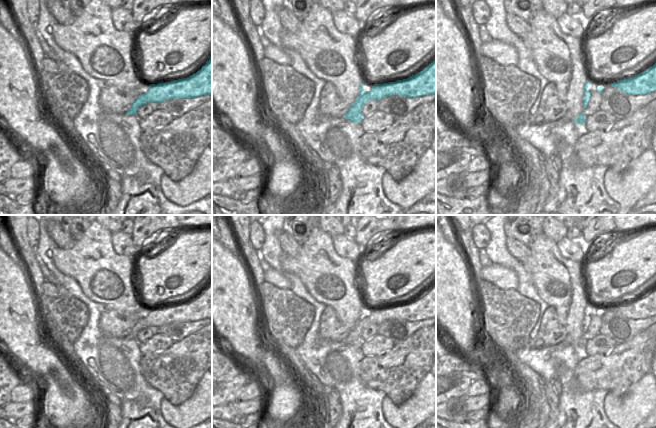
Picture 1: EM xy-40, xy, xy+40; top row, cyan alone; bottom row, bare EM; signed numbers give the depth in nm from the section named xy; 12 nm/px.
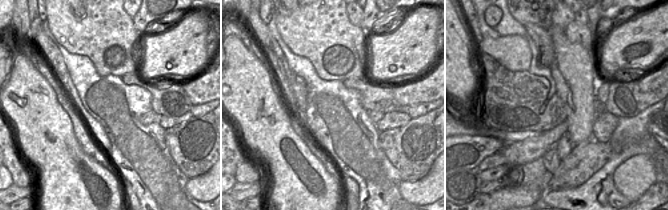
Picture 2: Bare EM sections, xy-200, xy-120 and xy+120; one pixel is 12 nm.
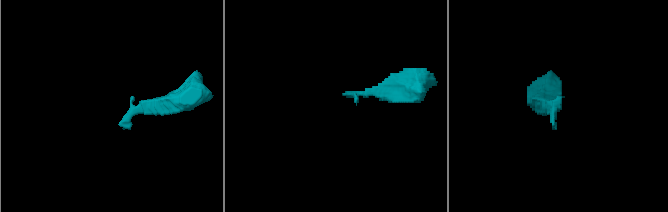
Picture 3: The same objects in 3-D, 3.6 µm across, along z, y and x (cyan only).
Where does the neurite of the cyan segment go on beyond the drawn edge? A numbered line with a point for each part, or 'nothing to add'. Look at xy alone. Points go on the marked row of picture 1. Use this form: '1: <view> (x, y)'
nothing to add

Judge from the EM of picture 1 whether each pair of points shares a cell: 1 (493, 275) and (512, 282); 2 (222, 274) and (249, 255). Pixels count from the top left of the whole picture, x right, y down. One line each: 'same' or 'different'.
1: same
2: different

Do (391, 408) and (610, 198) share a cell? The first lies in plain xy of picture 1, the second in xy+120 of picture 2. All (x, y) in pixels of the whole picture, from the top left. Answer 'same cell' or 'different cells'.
different cells

